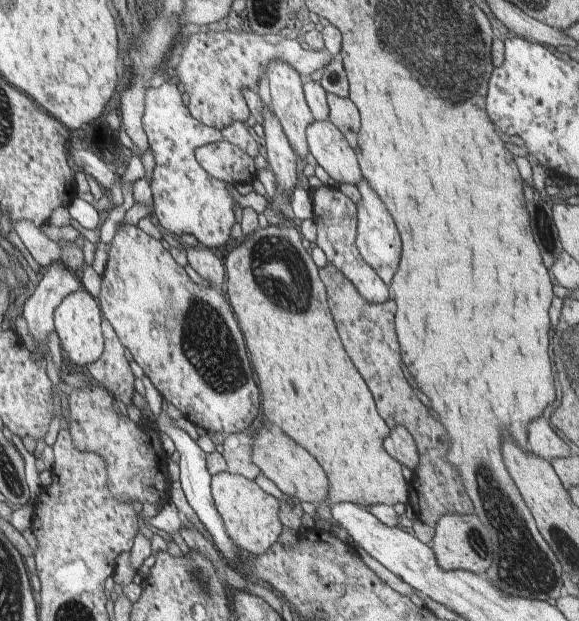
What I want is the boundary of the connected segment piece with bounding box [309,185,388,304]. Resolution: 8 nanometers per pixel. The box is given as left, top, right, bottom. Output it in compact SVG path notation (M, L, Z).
M322 185L310 188L313 202L313 219L317 223L317 246L327 256L327 262L332 263L348 280L354 284L361 297L369 303L380 304L388 300L388 288L384 281L360 254L355 243L357 239L357 206L340 189Z

